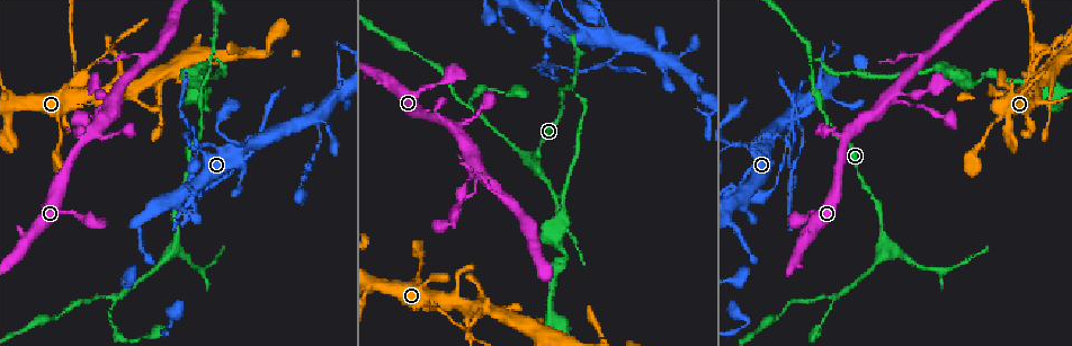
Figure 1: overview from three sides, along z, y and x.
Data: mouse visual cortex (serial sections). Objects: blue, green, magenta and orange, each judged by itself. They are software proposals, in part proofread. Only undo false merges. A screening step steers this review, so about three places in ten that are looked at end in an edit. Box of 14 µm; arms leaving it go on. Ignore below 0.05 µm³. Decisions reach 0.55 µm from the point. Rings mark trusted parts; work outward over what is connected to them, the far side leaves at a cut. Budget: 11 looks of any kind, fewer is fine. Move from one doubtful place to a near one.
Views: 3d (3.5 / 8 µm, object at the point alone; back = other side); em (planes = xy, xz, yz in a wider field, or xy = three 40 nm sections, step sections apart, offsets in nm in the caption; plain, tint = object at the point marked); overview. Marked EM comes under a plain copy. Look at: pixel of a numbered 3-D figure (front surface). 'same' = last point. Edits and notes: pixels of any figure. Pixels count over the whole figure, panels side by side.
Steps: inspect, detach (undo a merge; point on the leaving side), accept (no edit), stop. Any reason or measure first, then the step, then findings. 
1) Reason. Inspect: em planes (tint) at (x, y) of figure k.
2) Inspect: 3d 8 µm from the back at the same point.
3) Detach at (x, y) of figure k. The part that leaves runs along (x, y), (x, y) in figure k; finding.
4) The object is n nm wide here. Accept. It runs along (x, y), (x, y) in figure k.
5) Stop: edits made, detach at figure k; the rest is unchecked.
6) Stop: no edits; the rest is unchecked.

A fork. Inspect: 3d 3.5 µm at (841, 295) of figure 1.

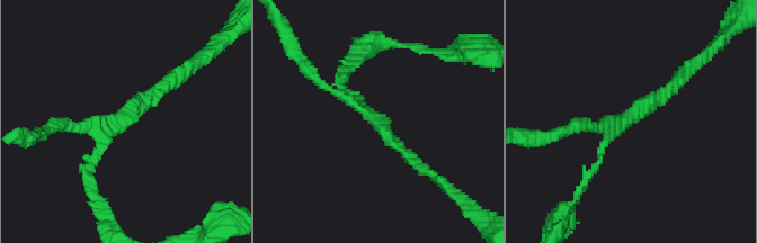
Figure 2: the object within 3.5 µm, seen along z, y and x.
3 arms meet here; the arms are 100, 150, 150 nm wide. Inspect: em planes (tint) at (626, 120) of figure 2.

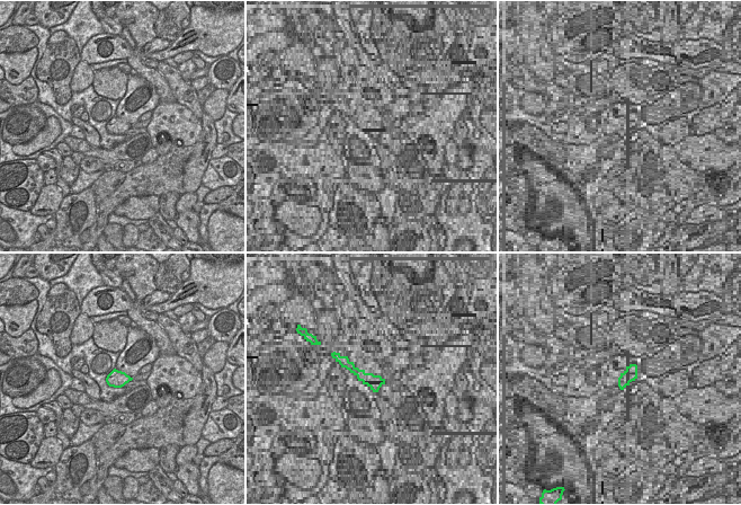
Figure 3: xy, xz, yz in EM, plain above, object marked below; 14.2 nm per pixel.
Inspect: em xy step 1 (tint) at the same point.

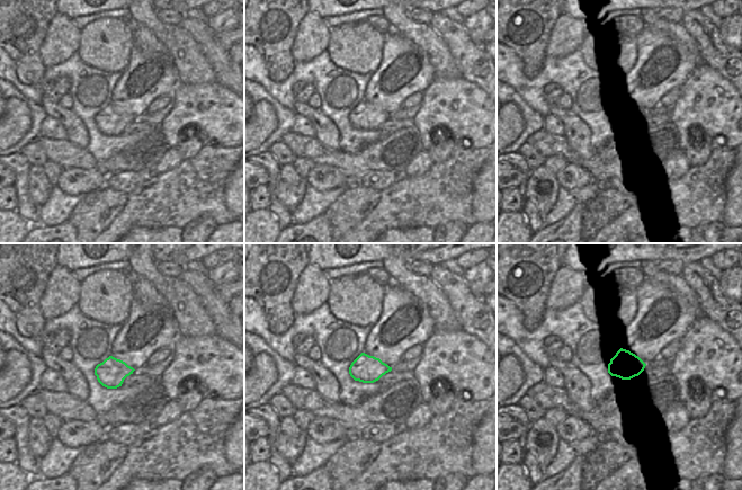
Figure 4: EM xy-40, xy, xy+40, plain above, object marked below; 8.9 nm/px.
The object is 240 nm wide here. Accept. It runs along (412, 162), (374, 118), (305, 70) in figure 2; continuous, no second cell.

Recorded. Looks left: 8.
Narrows sharply. Inspect: 3d 3.5 µm at (318, 151) of figure 1.

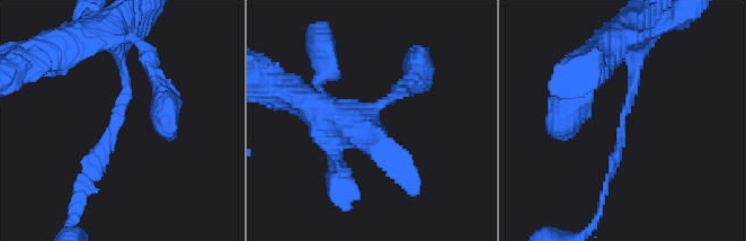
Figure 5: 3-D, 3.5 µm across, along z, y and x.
The arms are 100, 150 nm wide. Inspect: em xy step 3 (tint) at (111, 124) of figure 5.

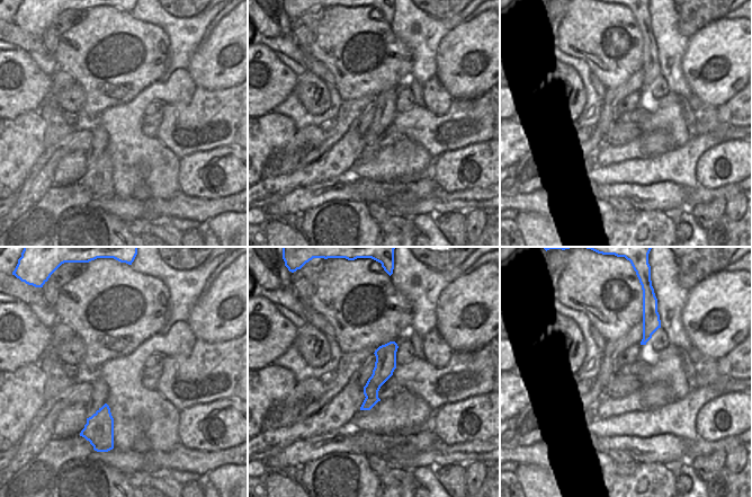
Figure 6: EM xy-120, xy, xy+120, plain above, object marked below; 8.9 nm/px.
Accept. It runs along (120, 55), (126, 100), (81, 187) in figure 5; all the same cell.

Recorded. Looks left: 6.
Side arm on a straight run. Inspect: 3d 3.5 µm from the back at (505, 199) of figure 1.

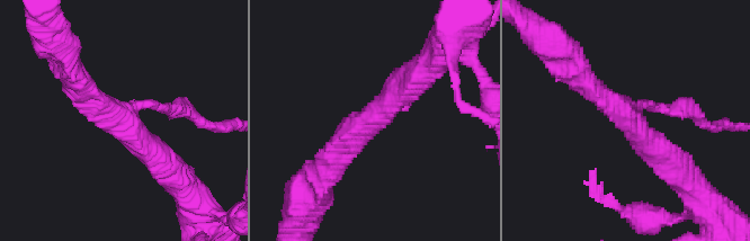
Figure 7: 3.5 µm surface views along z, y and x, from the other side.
3 arms meet here; the arms are 150, 300, 400 nm wide. Inspect: em planes (tint) at (377, 116) of figure 7.

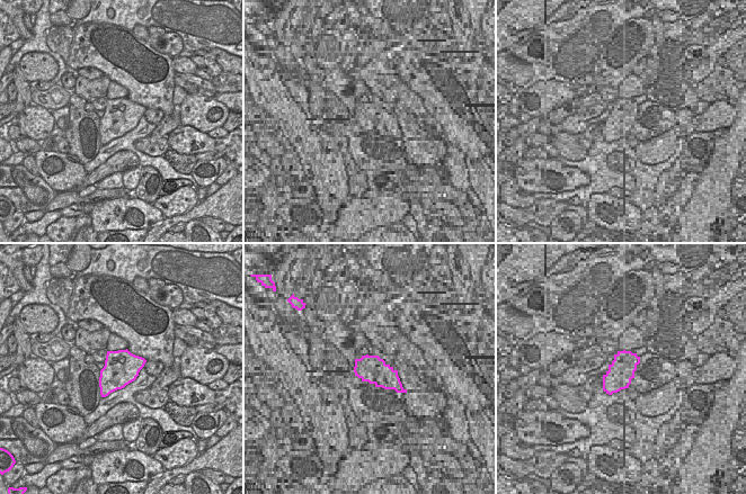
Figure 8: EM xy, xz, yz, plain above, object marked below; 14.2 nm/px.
Detach at (669, 110) of figure 7. The part that leaves runs along (644, 105), (690, 108), (711, 126) in figure 7; a second cell is stuck on.

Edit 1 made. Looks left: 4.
Branch point. Inspect: 3d 8 µm from the back at (574, 90) of figure 1.

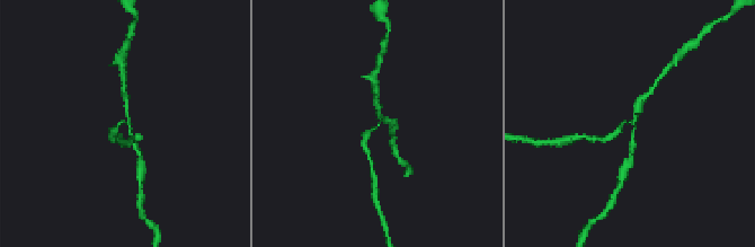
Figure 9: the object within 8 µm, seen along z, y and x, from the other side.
Closer look. Inspect: 3d 3.5 µm at (379, 122) of figure 9.

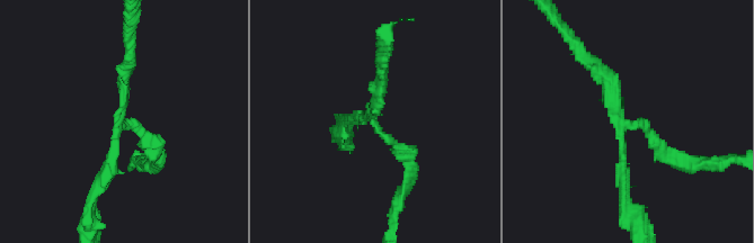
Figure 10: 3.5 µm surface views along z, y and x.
Detach at (150, 147) of figure 10. The part that leaves runs along (629, 126), (642, 126), (683, 164), (707, 161) in figure 10; two cells meet here.

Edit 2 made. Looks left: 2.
Stop: edits made, detach at figure 7, detach at figure 10; the rest is unchecked.

